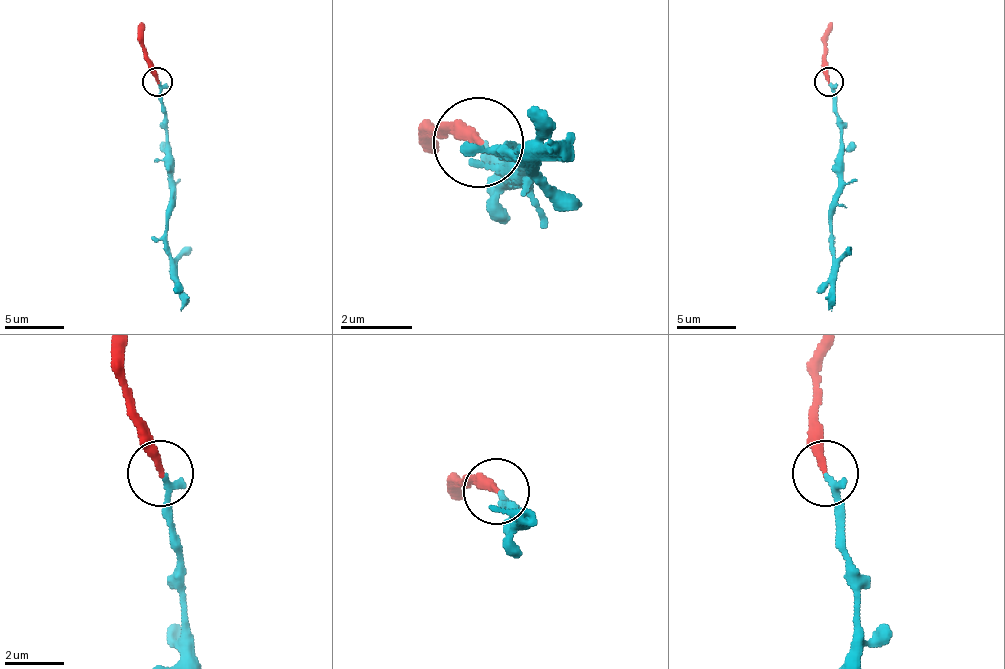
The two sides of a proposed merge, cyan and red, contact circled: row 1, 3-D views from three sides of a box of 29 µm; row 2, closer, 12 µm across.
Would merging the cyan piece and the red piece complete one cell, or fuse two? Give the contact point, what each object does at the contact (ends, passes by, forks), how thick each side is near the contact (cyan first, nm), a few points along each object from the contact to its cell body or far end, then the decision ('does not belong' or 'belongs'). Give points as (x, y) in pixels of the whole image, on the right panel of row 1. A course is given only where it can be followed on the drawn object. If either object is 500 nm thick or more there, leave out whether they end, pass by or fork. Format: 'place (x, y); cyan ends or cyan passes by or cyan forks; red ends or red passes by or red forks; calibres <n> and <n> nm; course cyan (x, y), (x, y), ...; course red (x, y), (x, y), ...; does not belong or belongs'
place (828, 82); cyan ends; red ends; calibres 240 and 240 nm; course cyan (829, 82), (832, 112), (841, 130), (838, 198), (832, 215), (832, 301), (829, 310); course red (829, 82), (826, 41), (832, 23); belongs

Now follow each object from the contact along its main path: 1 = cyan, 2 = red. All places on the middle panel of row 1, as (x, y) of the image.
1: (485, 144), (512, 180), (521, 171), (503, 153), (557, 153), (548, 144)
2: (476, 144), (431, 135), (440, 153)

